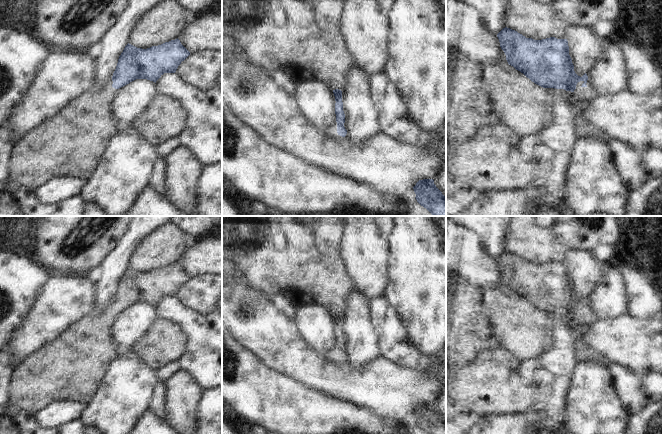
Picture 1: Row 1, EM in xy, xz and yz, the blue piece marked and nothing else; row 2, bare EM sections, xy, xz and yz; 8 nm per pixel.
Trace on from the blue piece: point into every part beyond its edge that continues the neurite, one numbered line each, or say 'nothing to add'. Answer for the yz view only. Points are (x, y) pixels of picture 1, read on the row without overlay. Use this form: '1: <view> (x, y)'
1: yz (584, 317)

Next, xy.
1: xy (71, 367)

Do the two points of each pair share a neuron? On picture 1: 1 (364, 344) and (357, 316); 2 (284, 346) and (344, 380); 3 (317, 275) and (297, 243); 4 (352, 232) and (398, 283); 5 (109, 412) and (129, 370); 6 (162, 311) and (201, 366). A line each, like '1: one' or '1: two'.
1: one
2: one
3: one
4: two
5: one
6: one

